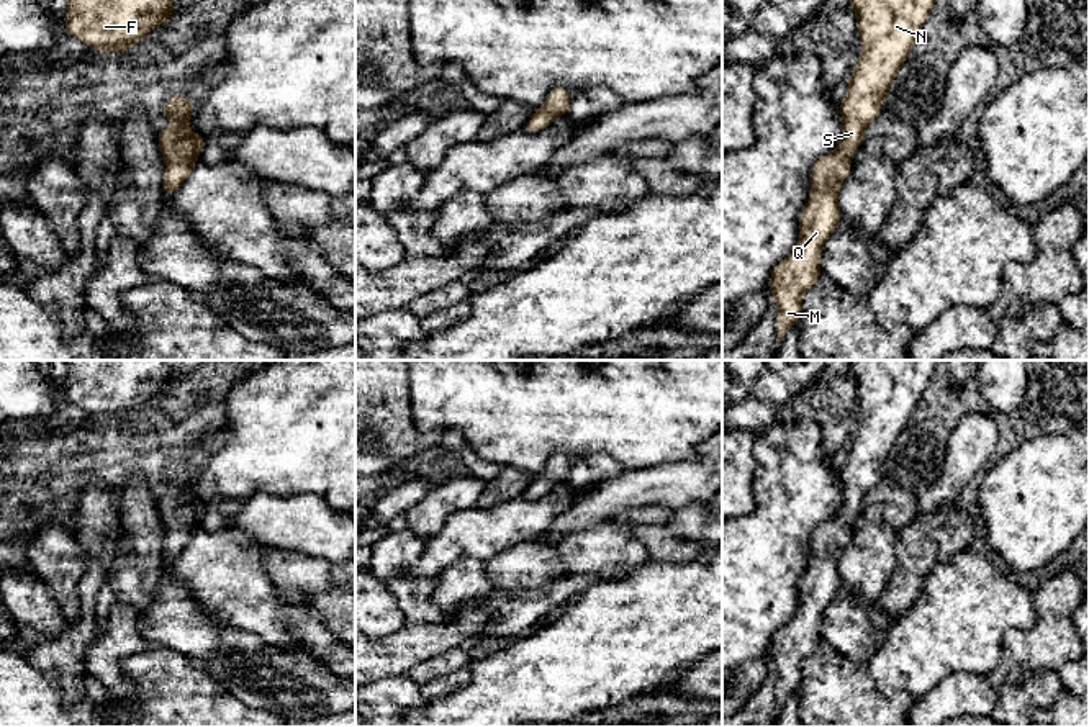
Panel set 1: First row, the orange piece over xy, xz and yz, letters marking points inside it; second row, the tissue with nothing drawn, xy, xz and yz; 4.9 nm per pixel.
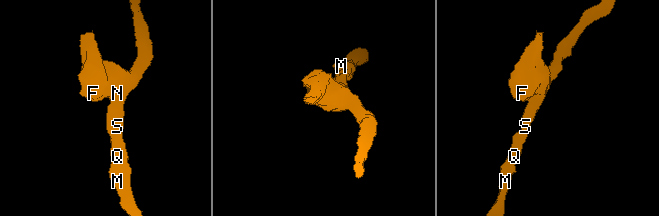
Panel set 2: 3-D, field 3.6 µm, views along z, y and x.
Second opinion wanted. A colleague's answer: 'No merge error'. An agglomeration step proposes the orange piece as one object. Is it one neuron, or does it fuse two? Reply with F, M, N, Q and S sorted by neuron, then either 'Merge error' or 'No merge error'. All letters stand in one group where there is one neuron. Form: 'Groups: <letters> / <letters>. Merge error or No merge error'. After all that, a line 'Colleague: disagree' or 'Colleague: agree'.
Groups: F M N Q S. No merge error
Colleague: agree

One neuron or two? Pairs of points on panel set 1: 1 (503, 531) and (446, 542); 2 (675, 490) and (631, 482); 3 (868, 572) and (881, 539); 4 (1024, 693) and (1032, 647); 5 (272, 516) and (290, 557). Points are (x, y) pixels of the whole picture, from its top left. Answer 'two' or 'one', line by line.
1: one
2: one
3: one
4: two
5: two

